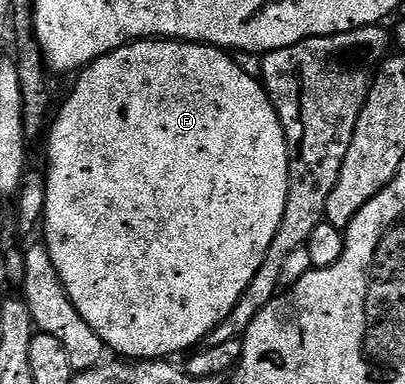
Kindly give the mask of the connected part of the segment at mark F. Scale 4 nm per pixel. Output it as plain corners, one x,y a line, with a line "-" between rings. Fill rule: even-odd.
130,41
76,74
77,82
69,98
62,103
58,113
56,110
48,126
49,173
45,182
43,244
51,255
51,263
55,263
55,271
59,271
59,279
71,303
75,303
75,311
79,311
79,315
87,319
91,331
103,339
106,350
113,352
114,349
118,358
133,361
169,359
174,356
172,353
200,346
205,336
231,315
235,303
239,303
243,291
247,291
251,279
255,279
255,271
263,267
267,247
271,247
271,239
275,239
275,231
279,231
289,190
289,148
285,142
285,129
264,84
229,57
232,56
216,45
202,45
196,41

